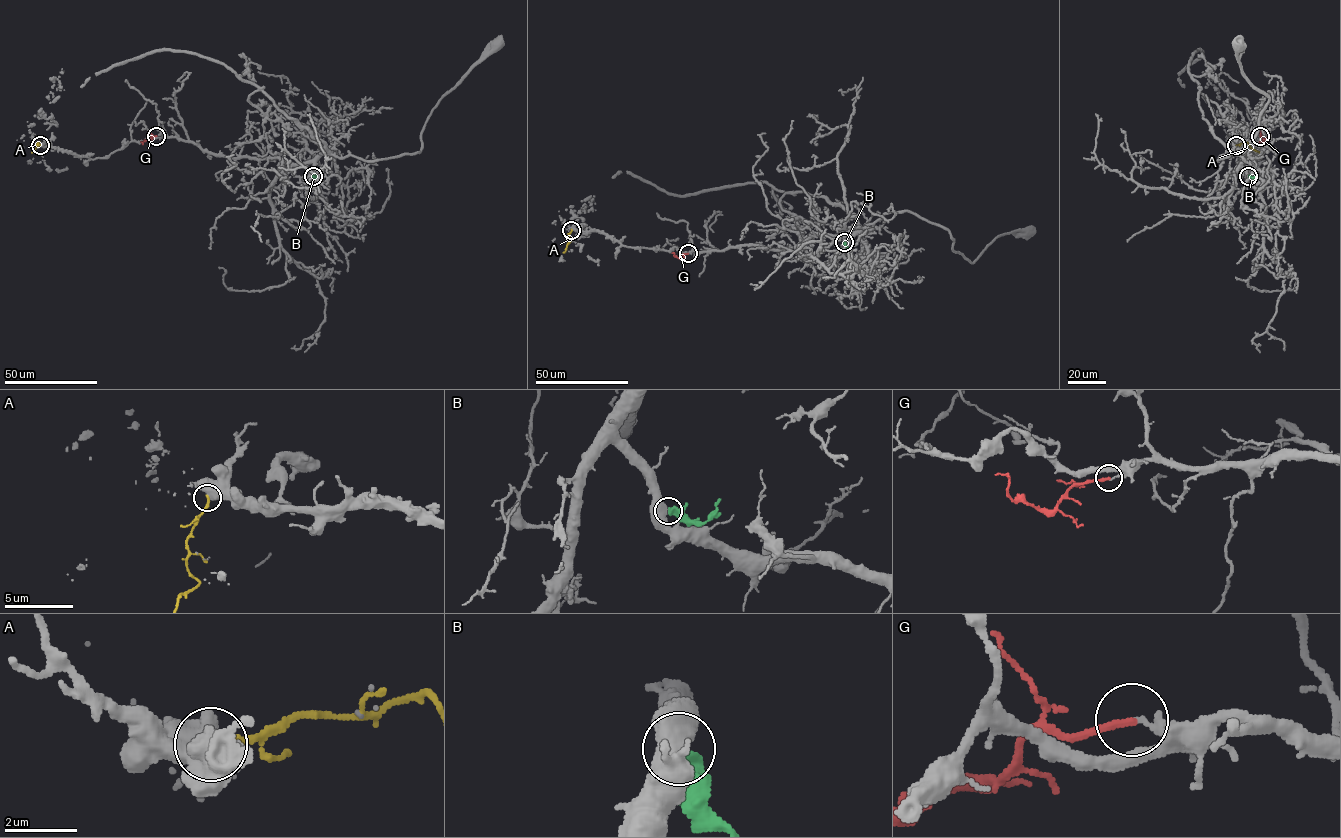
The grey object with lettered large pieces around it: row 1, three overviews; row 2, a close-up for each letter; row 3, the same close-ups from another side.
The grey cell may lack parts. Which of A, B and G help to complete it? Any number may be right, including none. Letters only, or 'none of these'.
none of these

